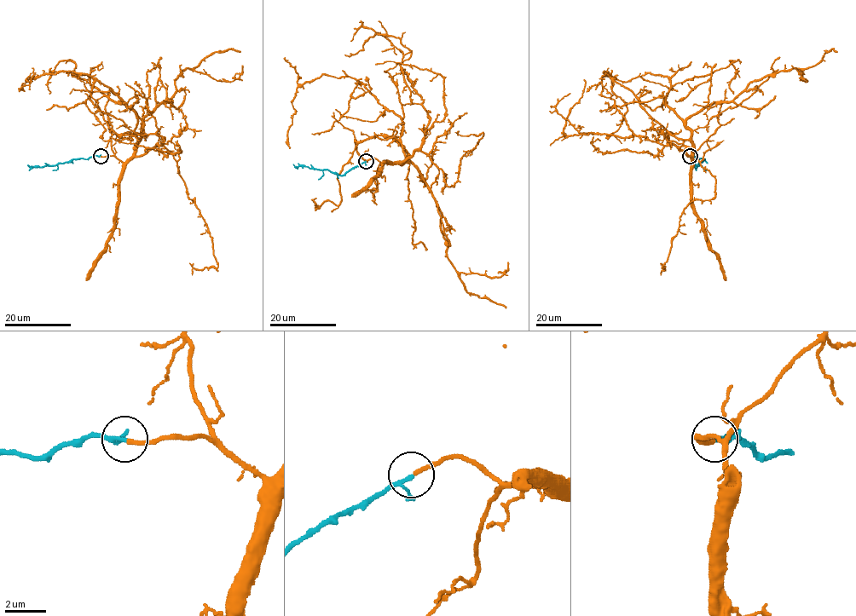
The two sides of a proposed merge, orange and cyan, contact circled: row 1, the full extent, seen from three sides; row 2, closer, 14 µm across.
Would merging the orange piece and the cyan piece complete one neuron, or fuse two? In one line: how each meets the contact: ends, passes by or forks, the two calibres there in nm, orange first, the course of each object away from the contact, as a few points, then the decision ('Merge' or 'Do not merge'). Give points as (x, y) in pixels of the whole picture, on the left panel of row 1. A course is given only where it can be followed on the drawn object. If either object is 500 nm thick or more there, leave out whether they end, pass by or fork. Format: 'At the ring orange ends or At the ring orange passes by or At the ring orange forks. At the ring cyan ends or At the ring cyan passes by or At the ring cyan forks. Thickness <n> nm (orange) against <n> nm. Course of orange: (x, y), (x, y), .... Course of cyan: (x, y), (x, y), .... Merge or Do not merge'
At the ring orange ends. At the ring cyan passes by. Thickness 200 nm (orange) against 160 nm. Course of orange: (101, 156), (124, 163), (139, 140), (137, 115), (111, 89), (70, 71), (28, 81), (29, 76), (24, 91). Course of cyan: (101, 156), (41, 166), (30, 167), (27, 164). Merge

